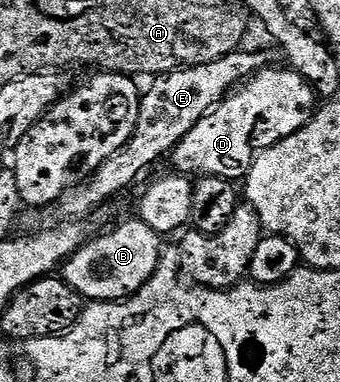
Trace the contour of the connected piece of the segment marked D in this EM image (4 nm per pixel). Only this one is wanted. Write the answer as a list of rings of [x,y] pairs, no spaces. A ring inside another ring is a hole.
[[[262,68],[236,87],[218,106],[197,121],[171,151],[172,169],[186,176],[244,179],[261,151],[299,132],[315,113],[315,95],[303,76],[293,70]]]

